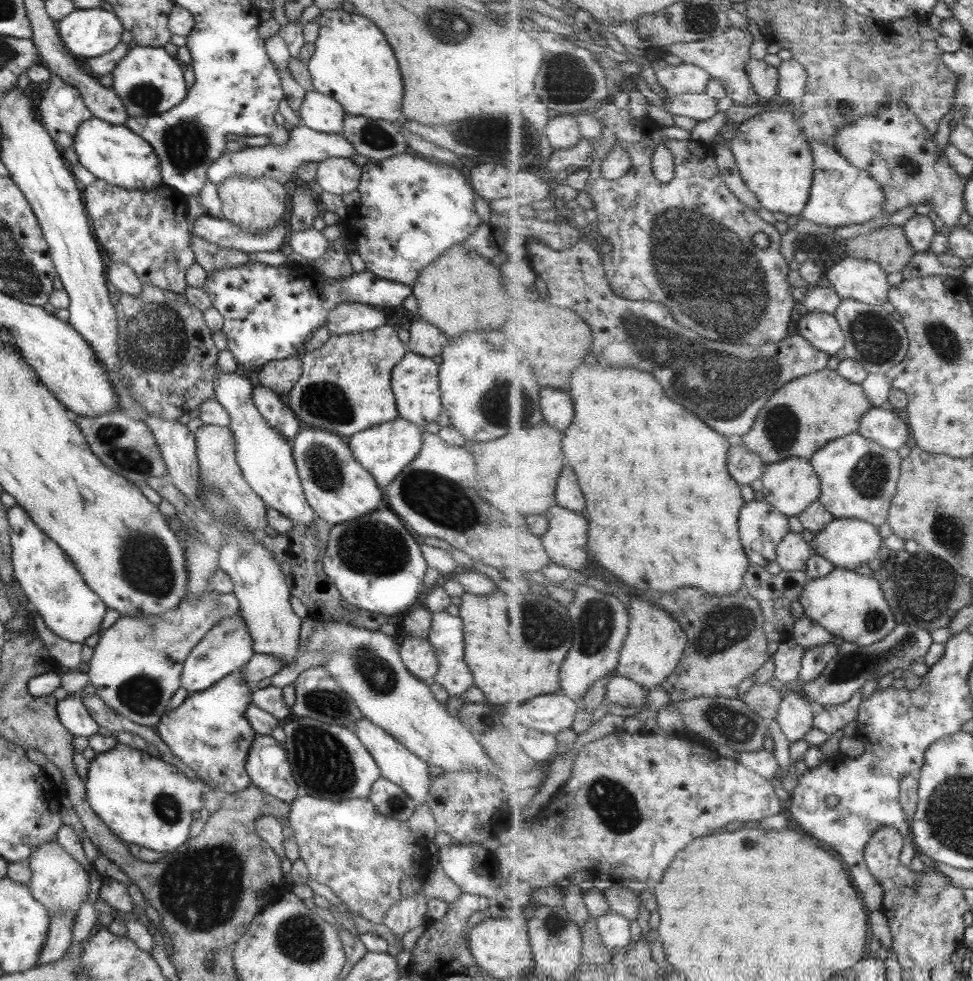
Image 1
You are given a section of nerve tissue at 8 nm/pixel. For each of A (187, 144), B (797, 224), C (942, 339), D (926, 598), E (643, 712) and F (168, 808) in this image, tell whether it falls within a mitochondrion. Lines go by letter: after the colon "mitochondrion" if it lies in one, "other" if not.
A: mitochondrion
B: other
C: mitochondrion
D: mitochondrion
E: other
F: mitochondrion

